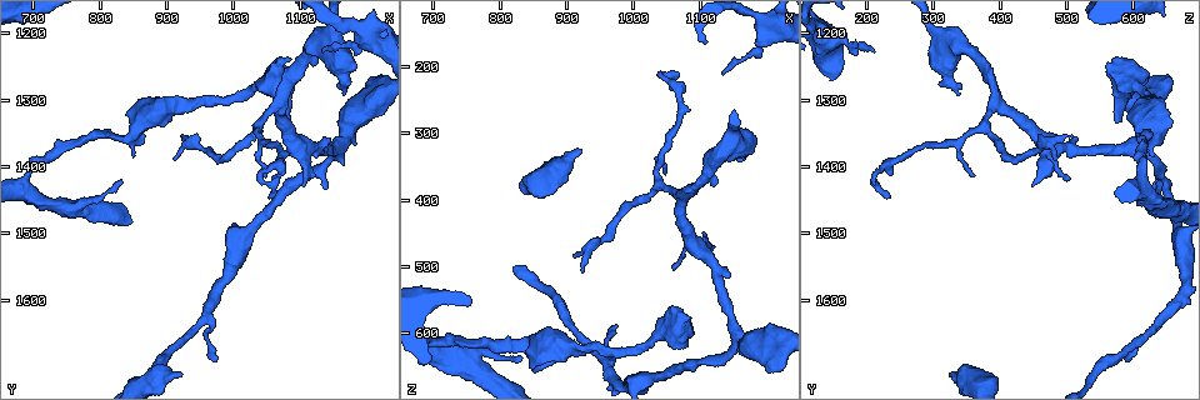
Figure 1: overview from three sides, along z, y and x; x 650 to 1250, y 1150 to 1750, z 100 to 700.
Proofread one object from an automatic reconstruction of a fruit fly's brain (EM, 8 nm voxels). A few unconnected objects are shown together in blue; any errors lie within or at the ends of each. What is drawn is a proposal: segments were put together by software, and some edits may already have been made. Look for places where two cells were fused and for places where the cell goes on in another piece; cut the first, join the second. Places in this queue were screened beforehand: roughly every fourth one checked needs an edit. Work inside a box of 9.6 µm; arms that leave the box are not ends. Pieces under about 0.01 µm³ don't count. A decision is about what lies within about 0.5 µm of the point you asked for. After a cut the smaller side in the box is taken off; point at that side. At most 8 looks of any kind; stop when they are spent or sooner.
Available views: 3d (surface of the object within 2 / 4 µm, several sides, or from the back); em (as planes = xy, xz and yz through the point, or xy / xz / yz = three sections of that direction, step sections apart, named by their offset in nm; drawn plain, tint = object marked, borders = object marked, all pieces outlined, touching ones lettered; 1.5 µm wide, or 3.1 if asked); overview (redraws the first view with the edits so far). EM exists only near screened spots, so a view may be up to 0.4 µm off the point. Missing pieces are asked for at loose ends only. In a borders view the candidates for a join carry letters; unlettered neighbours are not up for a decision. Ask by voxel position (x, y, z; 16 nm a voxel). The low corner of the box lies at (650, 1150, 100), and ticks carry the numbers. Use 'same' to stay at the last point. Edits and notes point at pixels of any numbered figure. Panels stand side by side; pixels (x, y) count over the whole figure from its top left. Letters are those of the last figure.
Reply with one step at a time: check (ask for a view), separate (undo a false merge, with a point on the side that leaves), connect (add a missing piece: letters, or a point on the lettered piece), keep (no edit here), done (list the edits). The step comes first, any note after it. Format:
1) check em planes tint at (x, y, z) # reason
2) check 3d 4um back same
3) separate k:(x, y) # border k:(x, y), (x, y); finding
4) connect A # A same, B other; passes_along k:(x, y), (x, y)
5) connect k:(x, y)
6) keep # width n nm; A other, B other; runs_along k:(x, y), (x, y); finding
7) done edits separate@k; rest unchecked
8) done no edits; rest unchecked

check 3d 4um at (955, 1635, 640) # arms part here

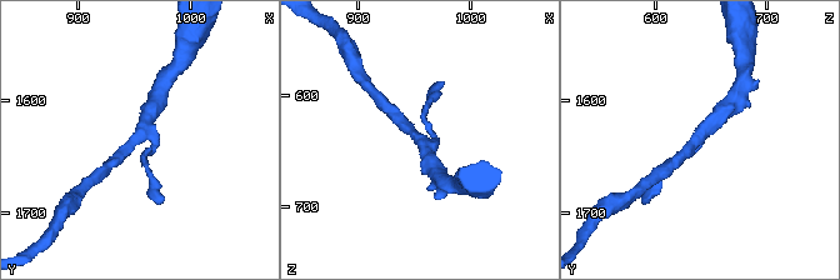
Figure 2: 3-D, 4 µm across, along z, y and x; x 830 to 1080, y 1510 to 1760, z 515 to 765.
check em planes tint at (954, 1630, 640) # need the tissue

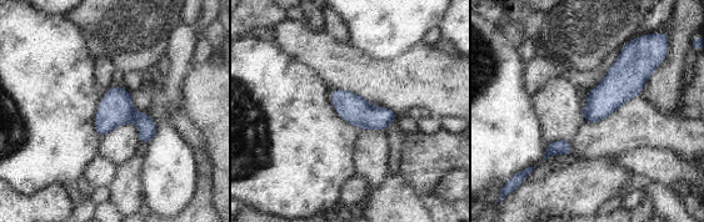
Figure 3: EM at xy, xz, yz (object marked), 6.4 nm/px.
check em planes borders same # see the neighbours

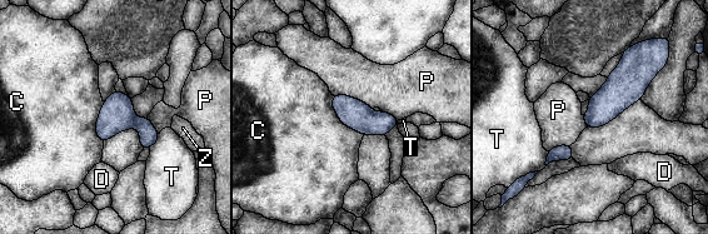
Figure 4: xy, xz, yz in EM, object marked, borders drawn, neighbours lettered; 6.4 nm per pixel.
keep # width 180 nm; C other, D other, P other, T other, Z other; border 4:(332, 95), (338, 118), (363, 135); all the same cell

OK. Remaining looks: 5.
check 3d 4um at (1195, 1275, 650) # an open end

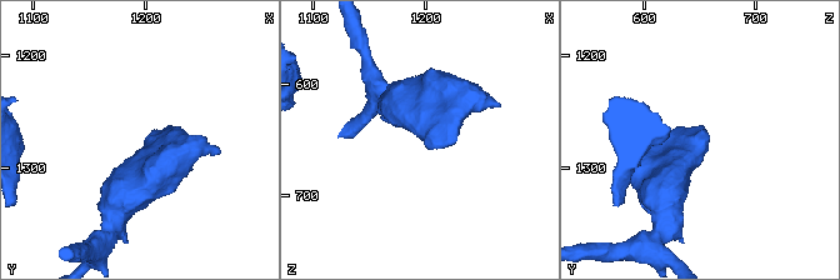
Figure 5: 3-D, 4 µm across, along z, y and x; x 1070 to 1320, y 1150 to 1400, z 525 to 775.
check em 3.1um planes tint at (1198, 1278, 652)

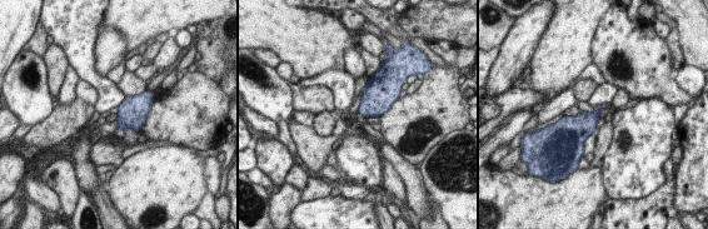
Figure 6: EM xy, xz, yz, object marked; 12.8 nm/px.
check em 3.1um planes borders same # what lies round it

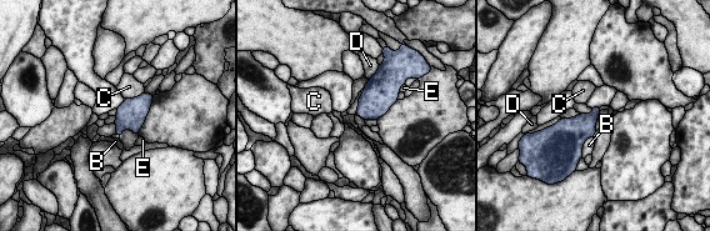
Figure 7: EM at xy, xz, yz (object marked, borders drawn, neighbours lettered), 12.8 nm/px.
keep # B other, C other, D other, E other; border 7:(144, 91), (138, 96), (125, 99); no lettered piece goes on from it

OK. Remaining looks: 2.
check em planes plain at (1180, 1220, 185) # sudden change in width

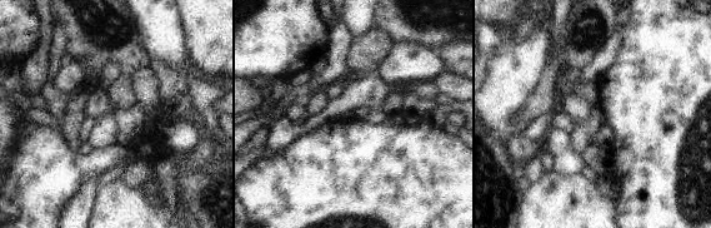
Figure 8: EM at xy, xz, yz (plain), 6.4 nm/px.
check em planes borders same

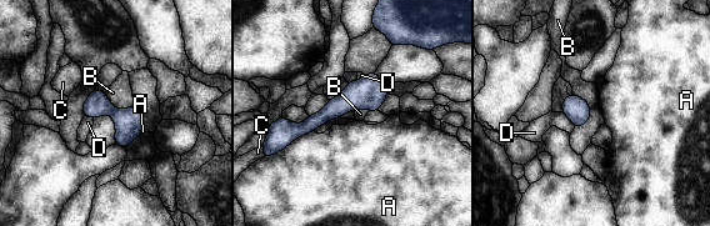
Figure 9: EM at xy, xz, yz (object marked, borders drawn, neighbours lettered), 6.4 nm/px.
keep # A other, B other, C other, D other; border 9:(103, 91), (118, 109), (134, 105); one cell here

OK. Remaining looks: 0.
done no edits; rest unchecked

